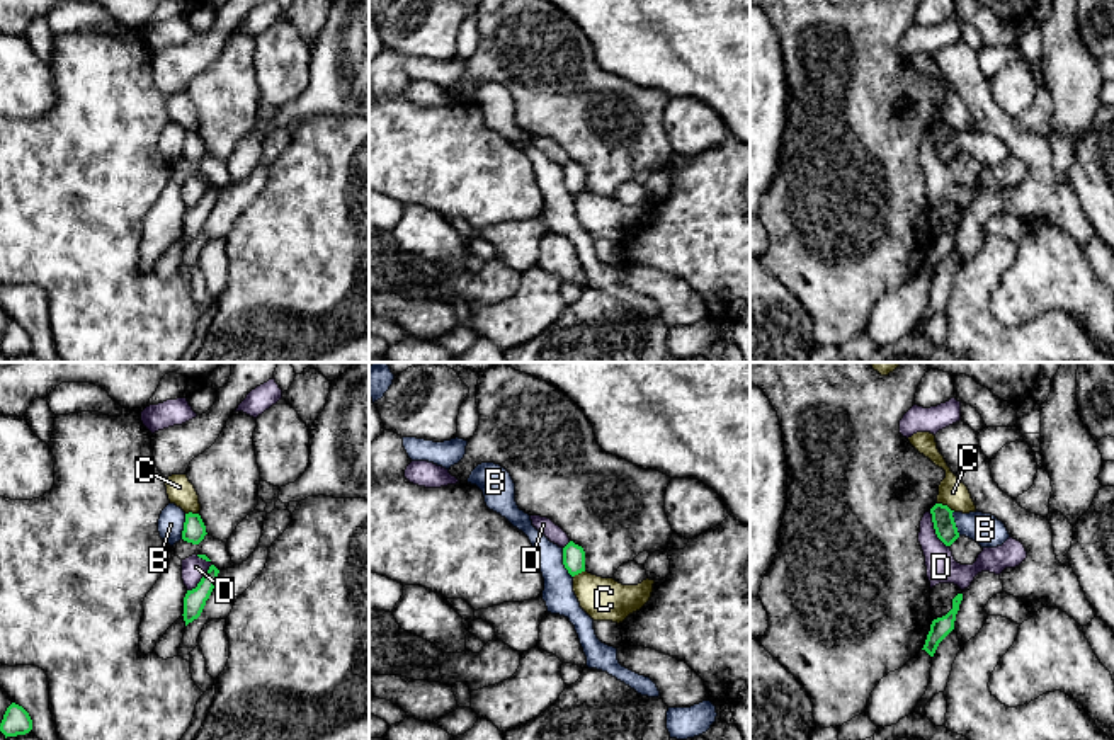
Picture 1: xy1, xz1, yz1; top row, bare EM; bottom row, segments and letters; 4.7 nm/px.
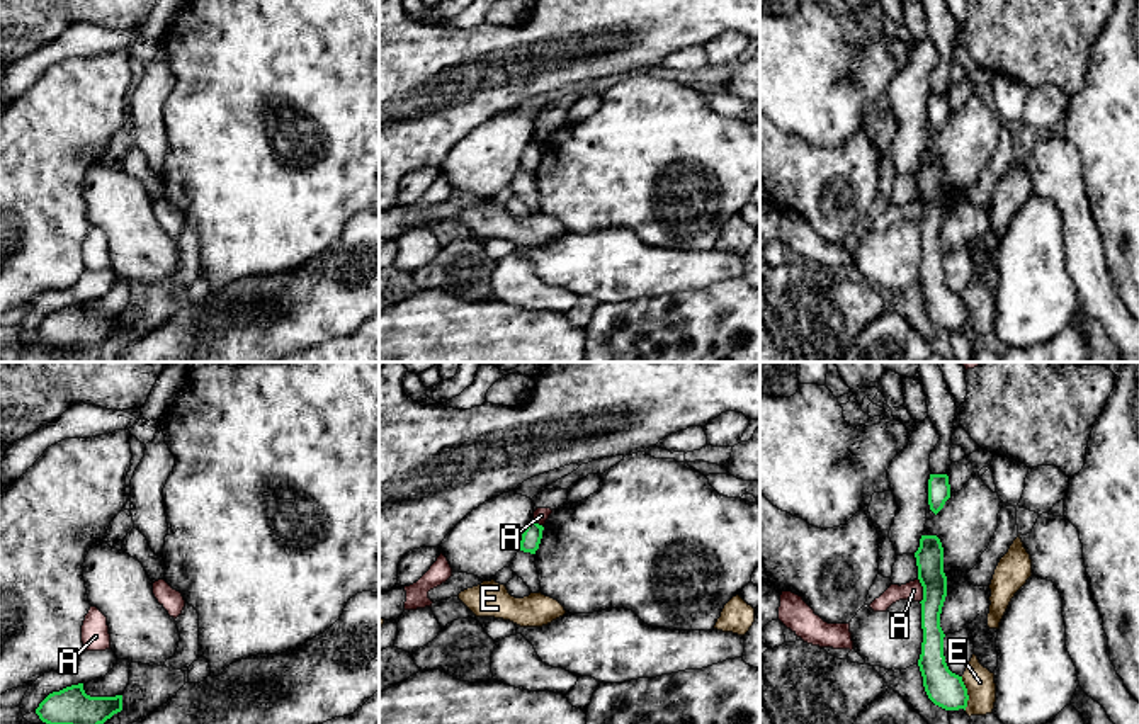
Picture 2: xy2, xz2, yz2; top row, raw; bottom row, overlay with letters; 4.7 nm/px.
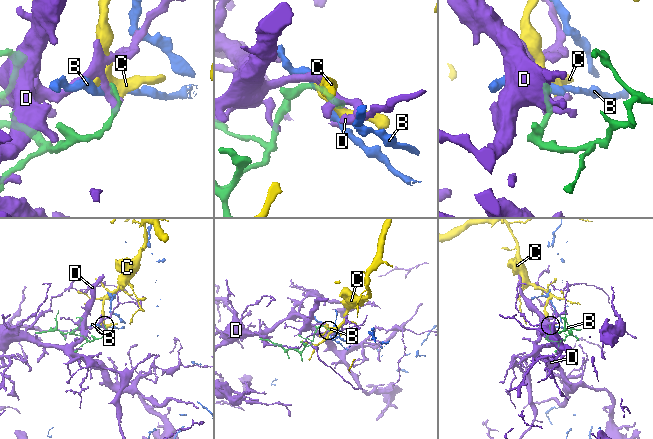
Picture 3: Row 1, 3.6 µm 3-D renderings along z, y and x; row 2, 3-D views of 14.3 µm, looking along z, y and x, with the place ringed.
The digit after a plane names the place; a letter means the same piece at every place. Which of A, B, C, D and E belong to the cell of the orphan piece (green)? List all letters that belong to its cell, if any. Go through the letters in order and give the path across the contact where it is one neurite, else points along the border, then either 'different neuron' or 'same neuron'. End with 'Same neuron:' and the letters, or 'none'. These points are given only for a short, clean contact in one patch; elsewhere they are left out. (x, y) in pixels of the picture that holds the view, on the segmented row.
A: same neuron
B: along xz1 (562, 548), (562, 563), (572, 577) | different neuron
C: along yz1 (937, 502), (954, 511) | different neuron
D: different neuron
E: different neuron
Same neuron: A

